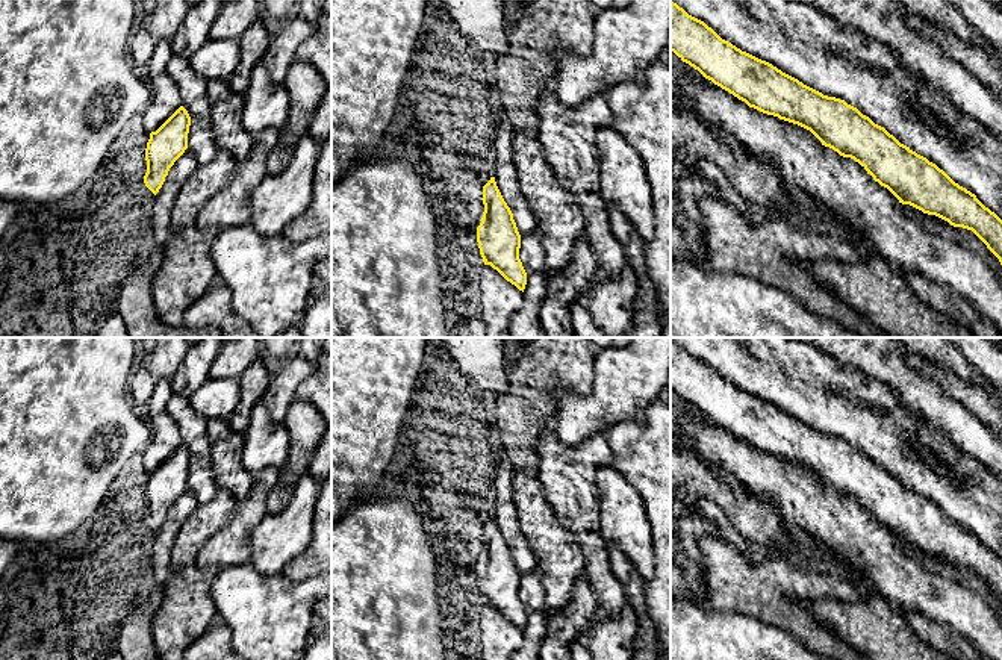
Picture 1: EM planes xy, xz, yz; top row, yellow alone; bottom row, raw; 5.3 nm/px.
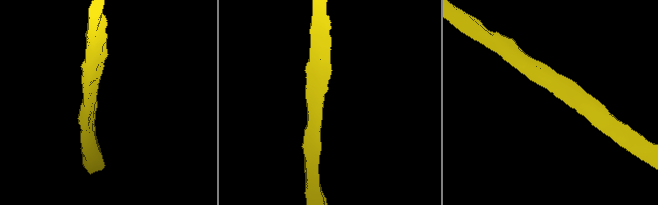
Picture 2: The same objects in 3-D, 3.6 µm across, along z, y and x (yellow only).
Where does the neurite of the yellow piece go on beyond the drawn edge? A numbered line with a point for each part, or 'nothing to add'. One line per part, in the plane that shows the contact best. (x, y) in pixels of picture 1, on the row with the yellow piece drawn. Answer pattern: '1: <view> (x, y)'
nothing to add

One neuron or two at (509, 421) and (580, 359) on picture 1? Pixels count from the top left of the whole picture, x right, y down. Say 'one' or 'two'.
one

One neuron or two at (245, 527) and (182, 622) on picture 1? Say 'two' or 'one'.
two

